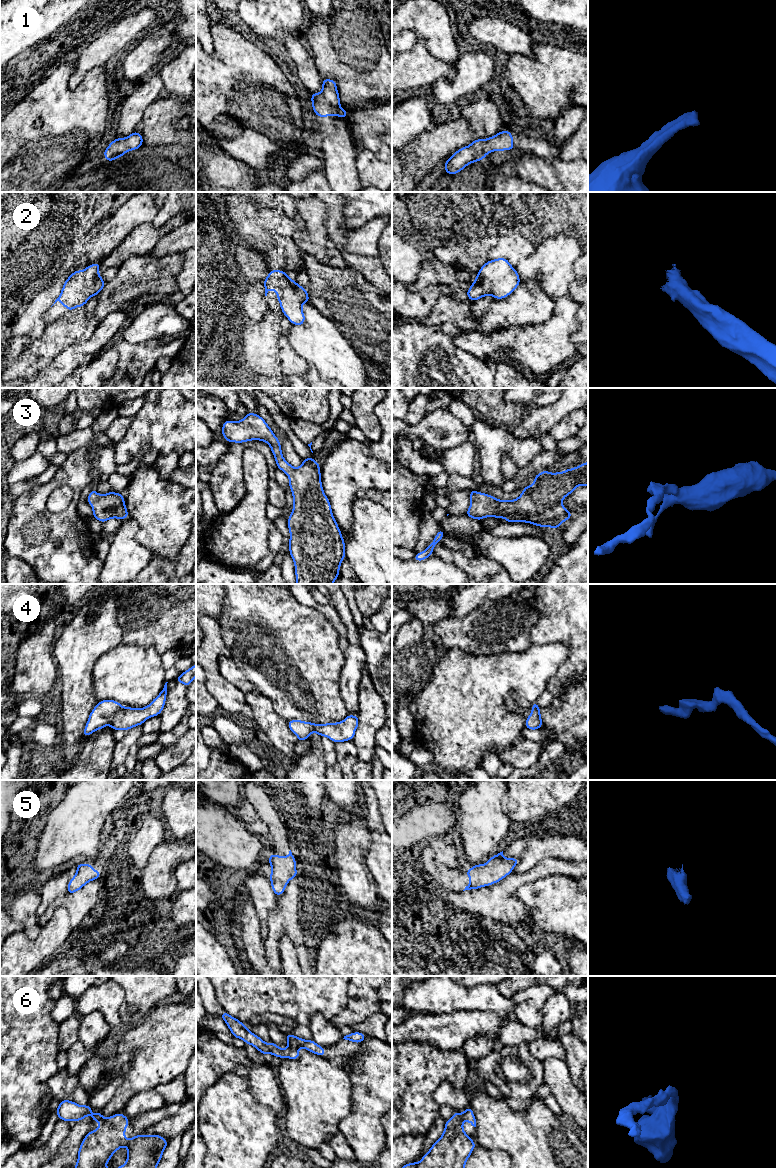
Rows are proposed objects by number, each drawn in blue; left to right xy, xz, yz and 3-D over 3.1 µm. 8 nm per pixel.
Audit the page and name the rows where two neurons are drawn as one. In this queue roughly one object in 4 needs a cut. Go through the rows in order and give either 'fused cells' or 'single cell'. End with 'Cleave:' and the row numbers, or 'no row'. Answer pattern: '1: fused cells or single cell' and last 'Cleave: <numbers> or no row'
1: single cell
2: single cell
3: single cell
4: single cell
5: single cell
6: single cell
Cleave: no row

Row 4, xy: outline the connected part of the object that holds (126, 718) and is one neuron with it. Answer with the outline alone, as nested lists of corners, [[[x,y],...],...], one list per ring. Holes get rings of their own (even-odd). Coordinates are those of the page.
[[[167,683],[159,695],[144,708],[123,707],[115,700],[102,700],[91,711],[83,731],[84,737],[108,724],[115,730],[129,730],[162,712],[167,696]]]

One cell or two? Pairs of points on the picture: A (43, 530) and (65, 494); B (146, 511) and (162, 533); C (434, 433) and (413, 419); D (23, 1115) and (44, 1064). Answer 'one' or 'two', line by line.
A: two
B: one
C: two
D: one

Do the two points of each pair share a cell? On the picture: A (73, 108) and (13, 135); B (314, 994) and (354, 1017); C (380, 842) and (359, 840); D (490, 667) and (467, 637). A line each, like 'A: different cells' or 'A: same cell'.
A: same cell
B: different cells
C: different cells
D: different cells

